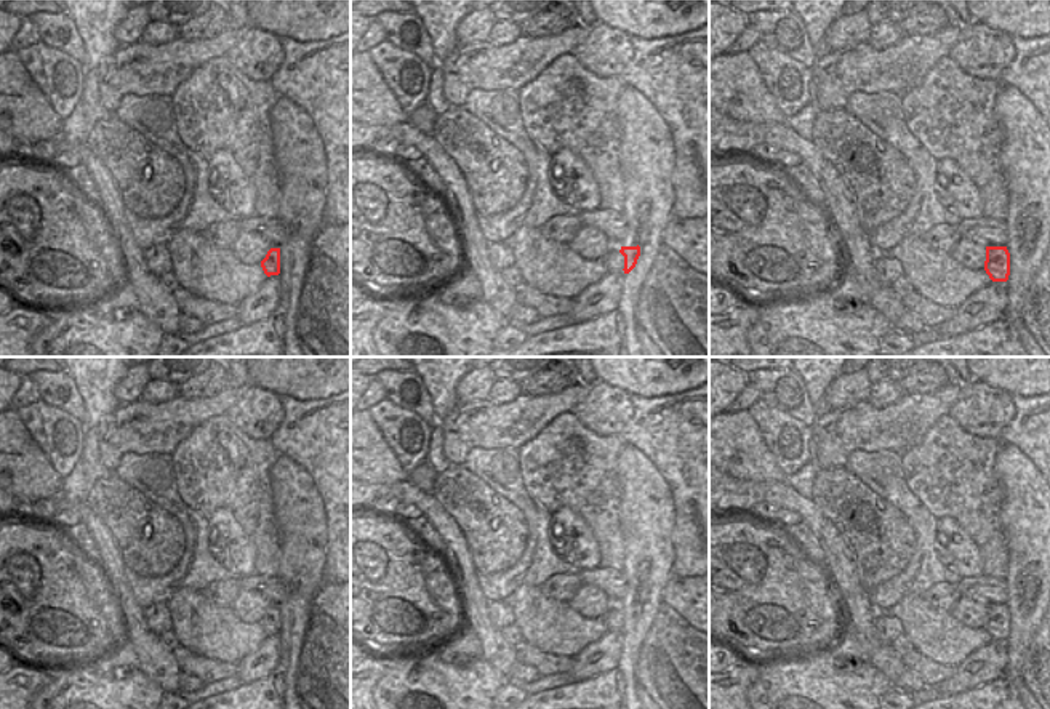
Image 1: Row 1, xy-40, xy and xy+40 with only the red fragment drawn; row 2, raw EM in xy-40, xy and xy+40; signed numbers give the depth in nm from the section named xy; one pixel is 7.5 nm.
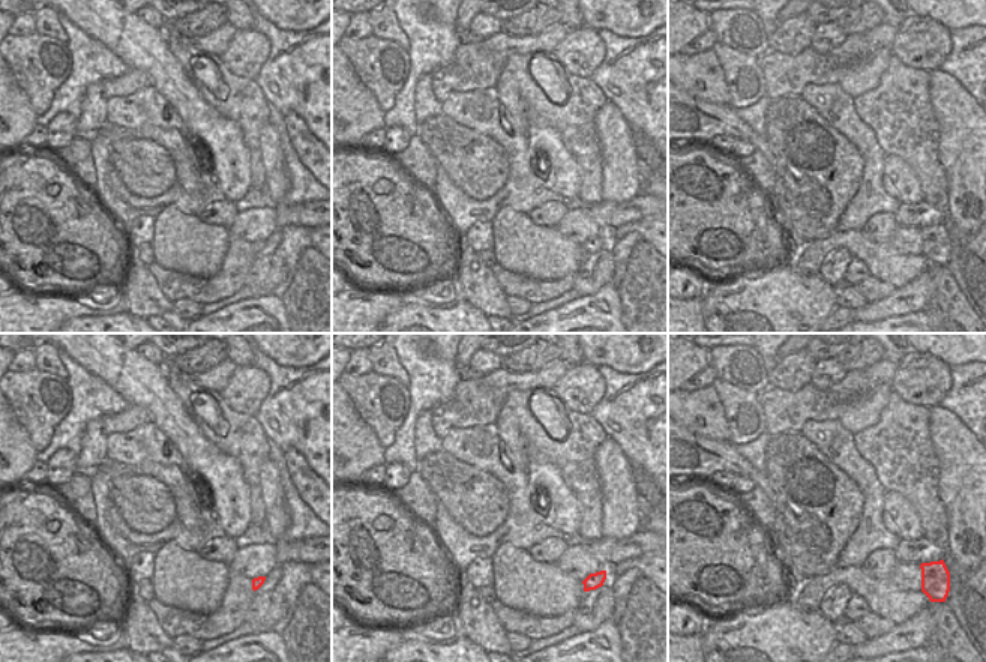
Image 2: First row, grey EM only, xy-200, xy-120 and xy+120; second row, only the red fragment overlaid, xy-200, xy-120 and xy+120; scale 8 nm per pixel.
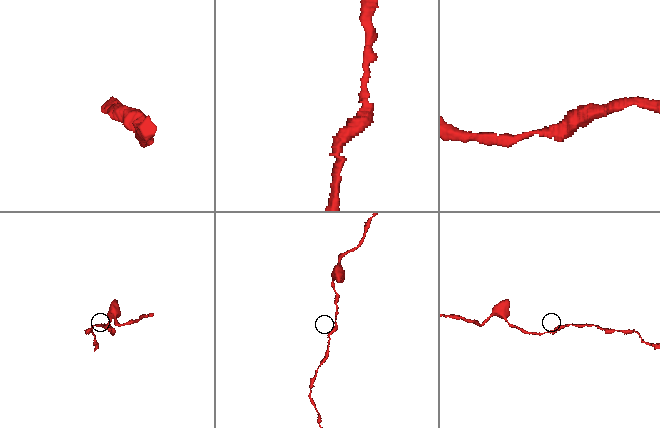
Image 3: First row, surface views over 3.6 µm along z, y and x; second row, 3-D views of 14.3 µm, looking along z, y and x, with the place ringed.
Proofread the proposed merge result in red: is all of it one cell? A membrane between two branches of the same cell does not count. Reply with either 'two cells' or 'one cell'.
one cell

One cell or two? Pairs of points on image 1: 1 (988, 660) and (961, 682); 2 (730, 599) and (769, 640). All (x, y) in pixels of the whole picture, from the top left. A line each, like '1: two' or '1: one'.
1: one
2: one

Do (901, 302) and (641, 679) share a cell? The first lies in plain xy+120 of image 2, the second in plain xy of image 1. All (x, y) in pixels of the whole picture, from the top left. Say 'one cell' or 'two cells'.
two cells

